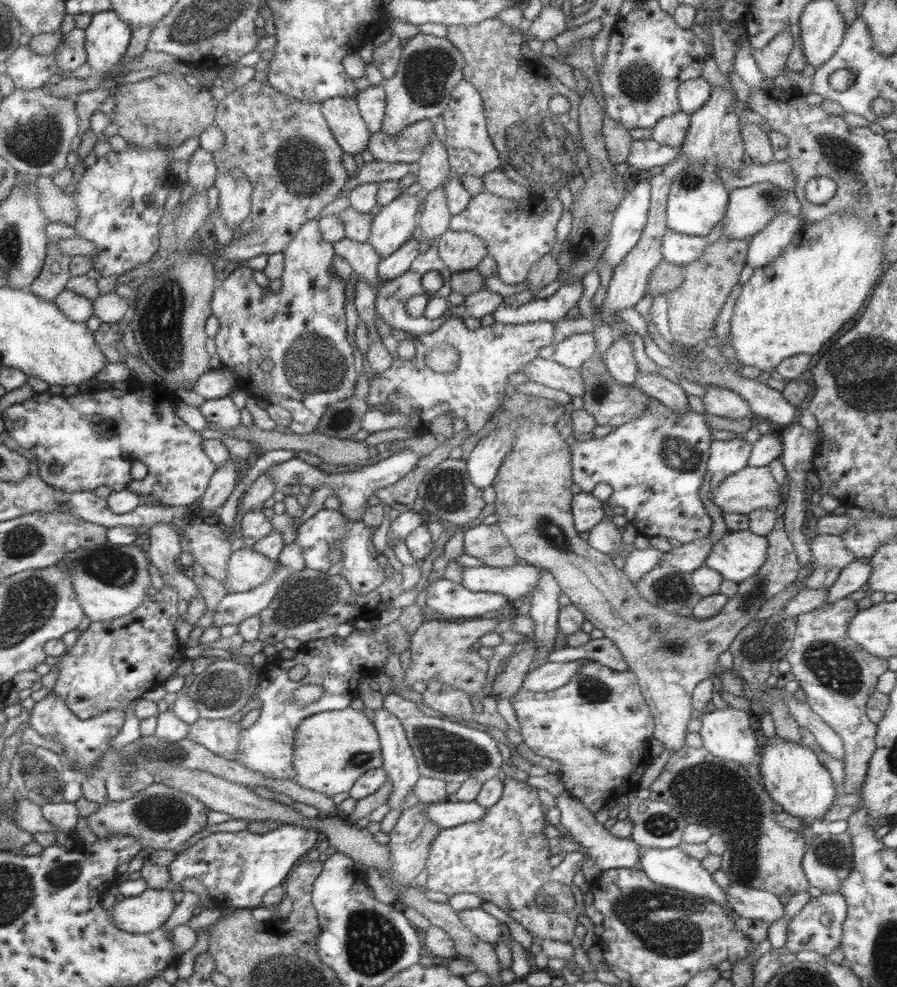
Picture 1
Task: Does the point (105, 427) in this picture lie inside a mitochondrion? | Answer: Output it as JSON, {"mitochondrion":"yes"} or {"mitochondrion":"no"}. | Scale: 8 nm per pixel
{"mitochondrion":"yes"}

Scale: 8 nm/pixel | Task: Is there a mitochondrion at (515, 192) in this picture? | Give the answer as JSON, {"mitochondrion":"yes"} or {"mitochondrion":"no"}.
{"mitochondrion":"yes"}

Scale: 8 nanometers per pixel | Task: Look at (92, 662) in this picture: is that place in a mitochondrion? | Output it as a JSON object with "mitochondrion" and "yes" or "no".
{"mitochondrion":"no"}

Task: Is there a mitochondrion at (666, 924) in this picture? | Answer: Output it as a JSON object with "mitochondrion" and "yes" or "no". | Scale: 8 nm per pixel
{"mitochondrion":"yes"}

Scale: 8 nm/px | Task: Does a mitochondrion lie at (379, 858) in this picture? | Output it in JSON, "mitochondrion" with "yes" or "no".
{"mitochondrion":"no"}

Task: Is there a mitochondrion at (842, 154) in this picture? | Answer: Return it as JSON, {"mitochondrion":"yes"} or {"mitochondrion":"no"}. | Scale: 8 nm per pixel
{"mitochondrion":"yes"}

